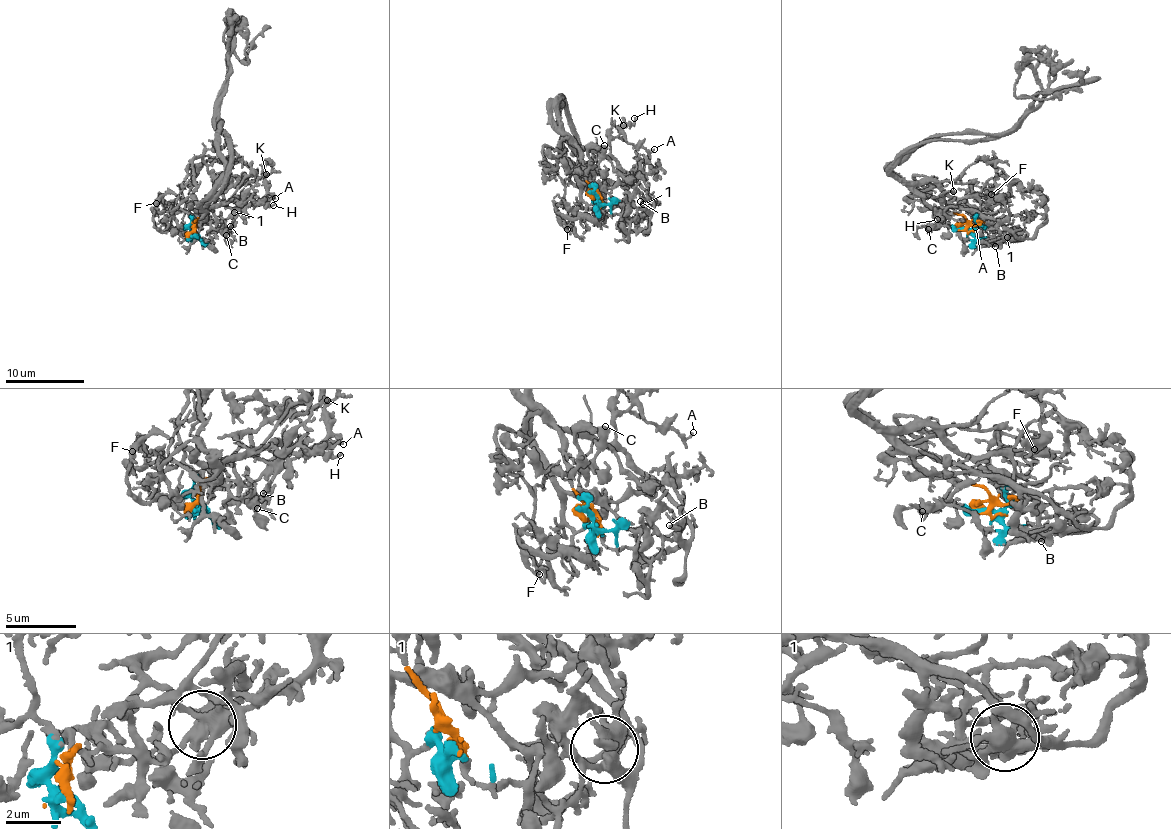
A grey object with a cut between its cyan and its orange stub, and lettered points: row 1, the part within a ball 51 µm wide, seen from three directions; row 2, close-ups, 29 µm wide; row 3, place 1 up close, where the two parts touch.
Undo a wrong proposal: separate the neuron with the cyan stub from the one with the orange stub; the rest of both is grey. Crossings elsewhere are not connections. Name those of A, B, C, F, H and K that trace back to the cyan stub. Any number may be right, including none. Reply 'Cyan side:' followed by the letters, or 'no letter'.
Cyan side: B

